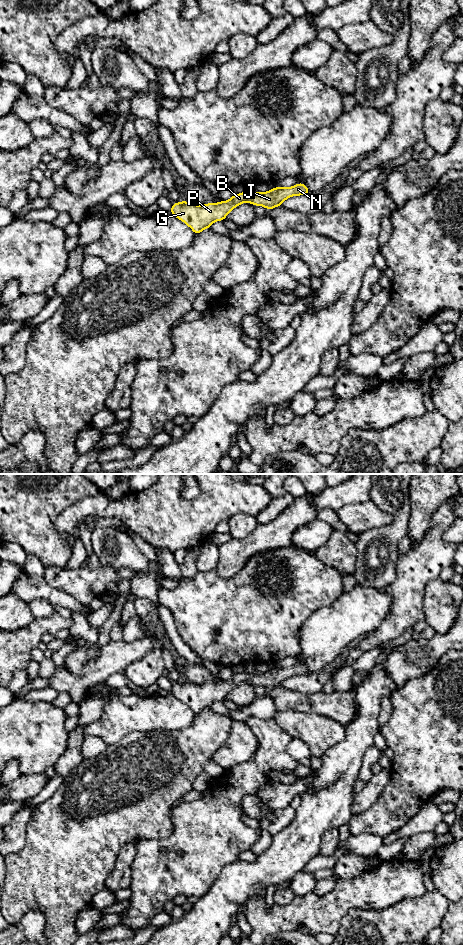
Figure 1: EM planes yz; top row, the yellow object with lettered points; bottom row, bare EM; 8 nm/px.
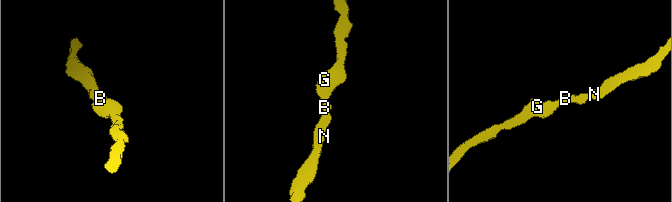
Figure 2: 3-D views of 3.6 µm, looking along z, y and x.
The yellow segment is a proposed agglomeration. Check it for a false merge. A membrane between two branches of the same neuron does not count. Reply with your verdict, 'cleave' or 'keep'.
keep

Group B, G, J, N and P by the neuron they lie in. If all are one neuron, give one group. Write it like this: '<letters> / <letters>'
B G J N P

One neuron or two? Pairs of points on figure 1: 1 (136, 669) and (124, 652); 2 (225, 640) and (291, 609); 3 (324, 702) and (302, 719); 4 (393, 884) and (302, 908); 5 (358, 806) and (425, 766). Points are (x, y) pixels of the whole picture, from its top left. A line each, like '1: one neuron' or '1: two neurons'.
1: two neurons
2: one neuron
3: two neurons
4: one neuron
5: two neurons

